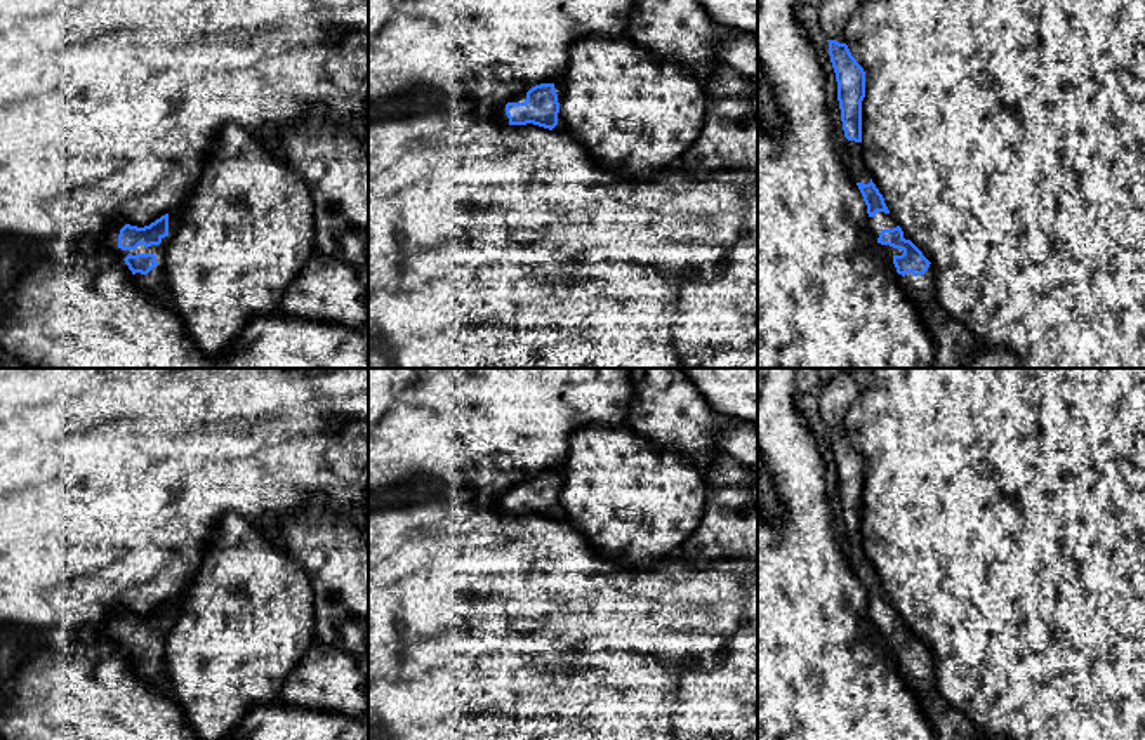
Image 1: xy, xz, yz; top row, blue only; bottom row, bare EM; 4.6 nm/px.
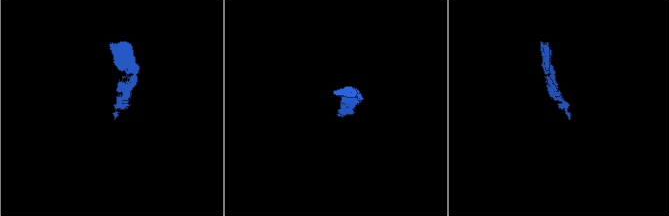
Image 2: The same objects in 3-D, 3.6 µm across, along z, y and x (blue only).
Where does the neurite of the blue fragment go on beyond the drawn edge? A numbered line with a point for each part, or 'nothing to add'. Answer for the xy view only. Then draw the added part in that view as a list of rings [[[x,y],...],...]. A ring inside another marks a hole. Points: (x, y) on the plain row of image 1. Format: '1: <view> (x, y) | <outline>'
1: xy (153, 671) | [[[172,599],[169,601],[169,624],[162,627],[160,634],[151,634],[148,638],[144,634],[139,634],[136,639],[122,639],[118,636],[118,624],[125,613],[118,611],[113,617],[109,617],[108,622],[104,624],[104,638],[116,641],[122,648],[125,648],[129,643],[132,644],[155,643],[158,655],[153,657],[148,664],[136,662],[132,664],[132,667],[136,669],[139,677],[162,688],[169,688],[165,677],[165,643],[179,613],[181,613],[181,599]]]

